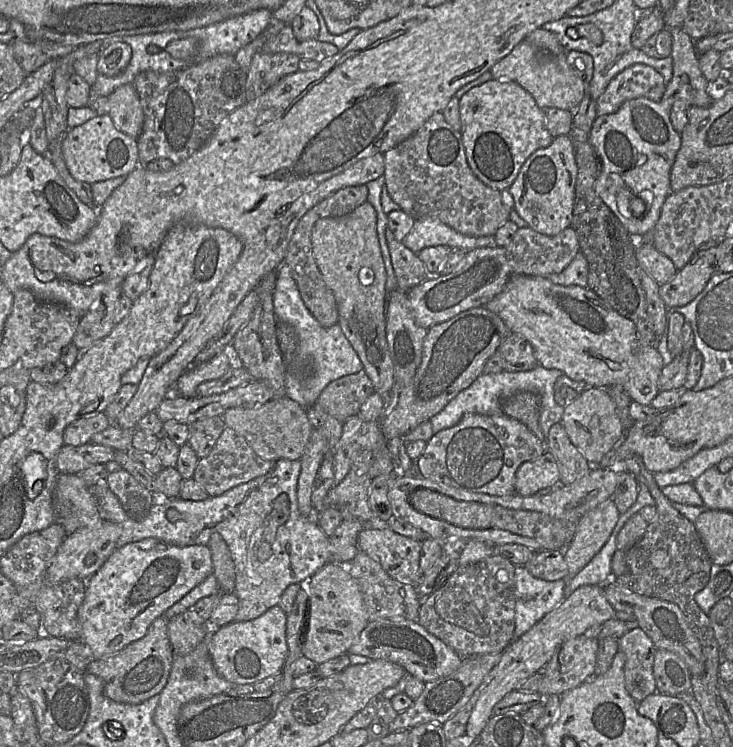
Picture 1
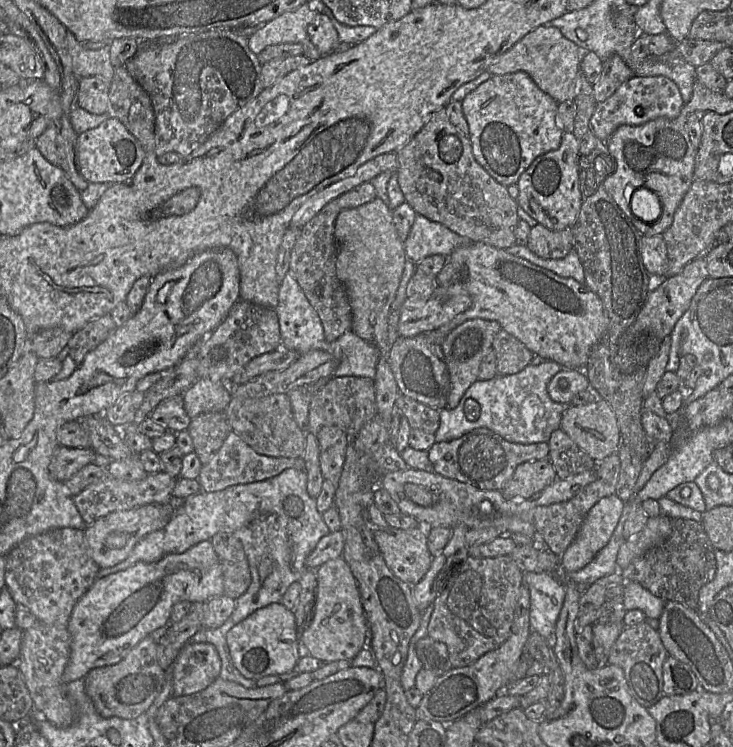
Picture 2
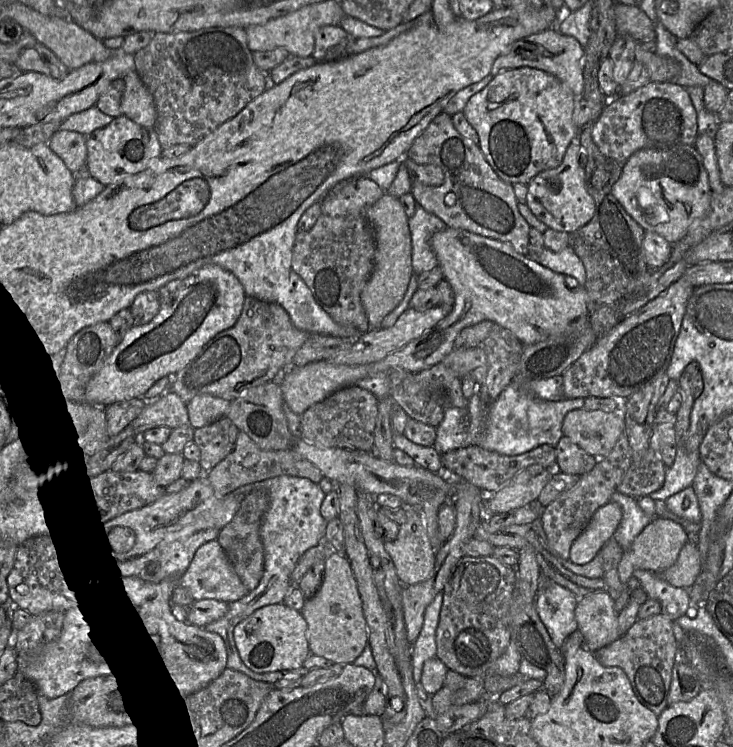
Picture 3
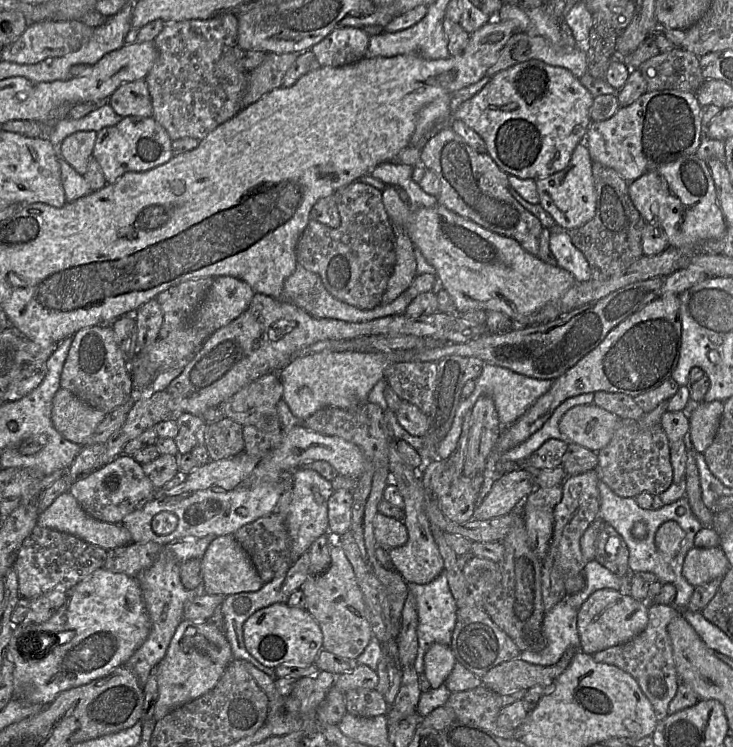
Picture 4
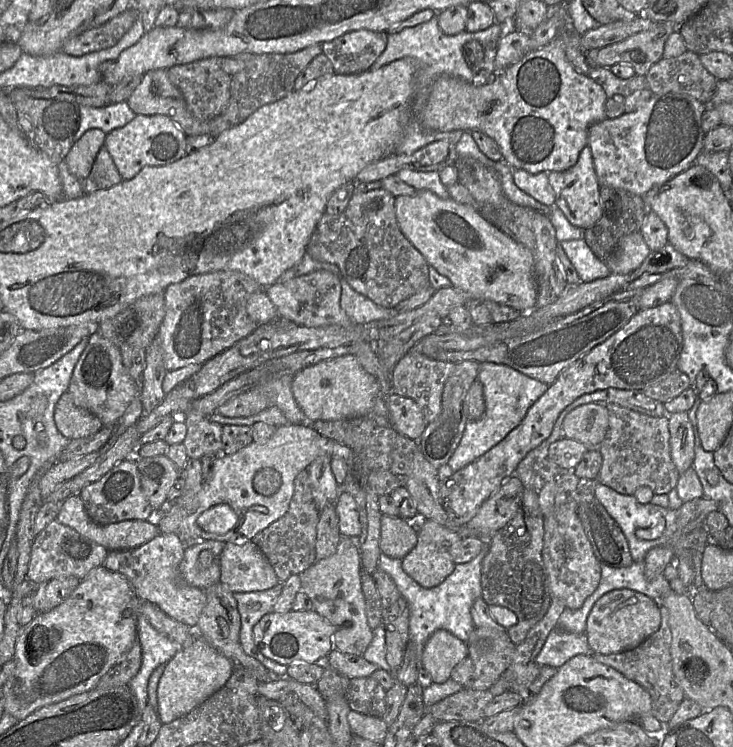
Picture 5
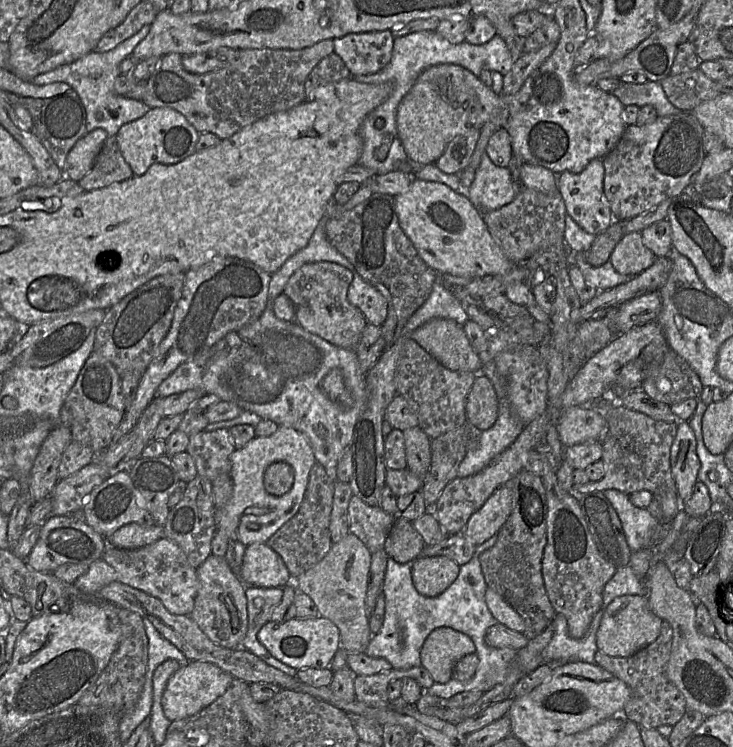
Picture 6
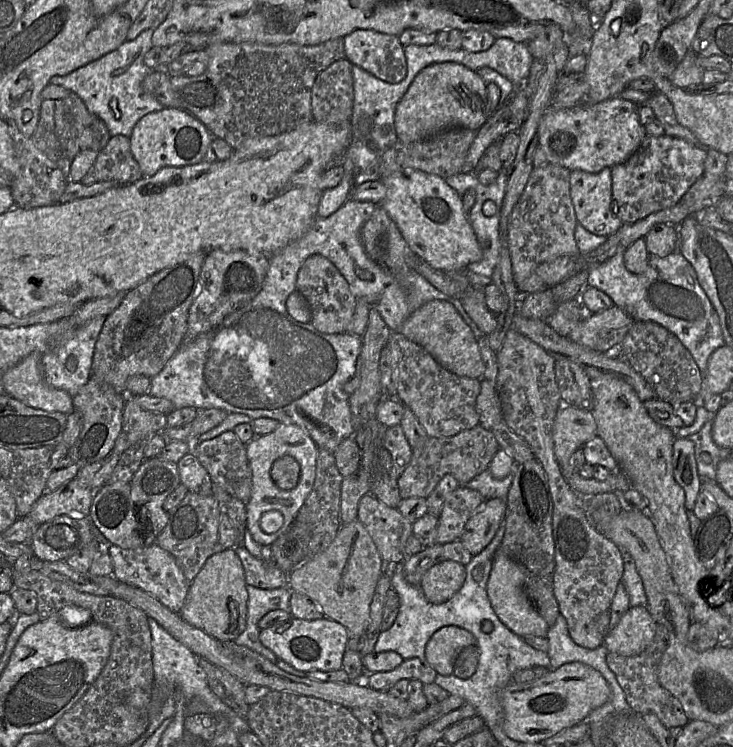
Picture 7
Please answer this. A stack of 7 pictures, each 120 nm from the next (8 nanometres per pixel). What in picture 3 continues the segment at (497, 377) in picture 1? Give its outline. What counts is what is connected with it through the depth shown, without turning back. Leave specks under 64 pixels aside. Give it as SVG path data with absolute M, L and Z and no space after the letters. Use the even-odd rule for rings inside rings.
M519 374L490 405L485 405L478 390L467 399L466 408L444 409L444 416L436 427L433 447L441 455L448 451L478 445L486 450L502 455L519 455L542 444L555 446L561 437L565 415L574 409L583 408L583 398L563 398L556 401L536 397L525 385L526 379Z

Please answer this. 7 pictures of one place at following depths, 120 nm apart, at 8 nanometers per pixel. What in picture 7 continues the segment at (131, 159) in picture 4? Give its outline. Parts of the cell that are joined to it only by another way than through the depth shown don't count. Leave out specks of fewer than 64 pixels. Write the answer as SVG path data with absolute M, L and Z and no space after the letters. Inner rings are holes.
M164 107L140 118L129 138L131 152L143 176L151 176L166 166L181 167L203 161L214 136L188 111Z

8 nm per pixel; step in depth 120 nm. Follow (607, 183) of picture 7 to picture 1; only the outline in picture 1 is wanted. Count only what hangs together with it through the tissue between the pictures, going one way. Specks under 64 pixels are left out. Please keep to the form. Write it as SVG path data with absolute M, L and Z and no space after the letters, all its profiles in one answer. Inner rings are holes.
M569 135L555 137L550 146L535 151L509 187L514 209L528 227L546 236L560 234L571 226L577 180L575 147Z

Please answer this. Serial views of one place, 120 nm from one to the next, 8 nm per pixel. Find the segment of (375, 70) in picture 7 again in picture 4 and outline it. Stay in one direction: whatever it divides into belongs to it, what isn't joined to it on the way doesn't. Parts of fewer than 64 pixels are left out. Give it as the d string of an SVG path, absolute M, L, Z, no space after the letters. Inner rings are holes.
M344 27L333 30L311 51L322 67L340 67L364 58L369 40L370 35L362 28Z

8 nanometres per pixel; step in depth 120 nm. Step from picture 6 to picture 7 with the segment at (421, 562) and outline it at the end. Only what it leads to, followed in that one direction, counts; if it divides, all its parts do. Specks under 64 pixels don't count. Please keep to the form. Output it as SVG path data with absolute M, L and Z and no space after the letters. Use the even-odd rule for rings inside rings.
M451 560L429 568L422 576L419 588L432 604L442 604L454 596L466 578L465 566Z

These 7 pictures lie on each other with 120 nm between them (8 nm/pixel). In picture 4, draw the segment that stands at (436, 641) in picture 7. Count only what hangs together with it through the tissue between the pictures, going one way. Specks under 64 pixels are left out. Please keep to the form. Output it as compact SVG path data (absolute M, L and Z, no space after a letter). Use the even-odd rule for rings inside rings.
M433 643L424 655L424 675L432 689L445 684L456 664L456 658L449 645Z

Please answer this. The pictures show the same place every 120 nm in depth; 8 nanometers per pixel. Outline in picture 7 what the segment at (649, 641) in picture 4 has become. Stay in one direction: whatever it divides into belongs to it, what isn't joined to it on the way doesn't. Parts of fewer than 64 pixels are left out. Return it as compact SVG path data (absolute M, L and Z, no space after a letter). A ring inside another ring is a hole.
M656 622L654 638L645 650L635 656L622 656L609 652L606 656L606 662L615 674L618 683L625 693L626 700L634 713L639 715L653 713L667 728L684 727L690 719L681 702L662 686L658 678L659 663L667 646L668 631L664 625Z

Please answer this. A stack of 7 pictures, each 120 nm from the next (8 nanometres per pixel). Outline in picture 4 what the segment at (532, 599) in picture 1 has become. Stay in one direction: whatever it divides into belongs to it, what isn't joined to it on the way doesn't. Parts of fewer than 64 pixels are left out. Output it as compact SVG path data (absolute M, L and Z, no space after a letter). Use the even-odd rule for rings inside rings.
M566 600L558 602L544 616L545 647L539 652L523 651L519 658L534 665L552 666L567 650L581 650L577 614L578 610Z

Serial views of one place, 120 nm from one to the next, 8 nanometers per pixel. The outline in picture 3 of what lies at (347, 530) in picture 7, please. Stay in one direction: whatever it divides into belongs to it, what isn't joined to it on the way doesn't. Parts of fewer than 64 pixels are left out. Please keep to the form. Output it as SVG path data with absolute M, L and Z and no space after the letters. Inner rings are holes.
M332 551L325 559L325 568L321 585L315 594L306 599L300 610L307 623L306 637L311 654L322 656L333 663L349 664L361 654L368 644L367 624L365 621L362 601L349 560L343 553Z

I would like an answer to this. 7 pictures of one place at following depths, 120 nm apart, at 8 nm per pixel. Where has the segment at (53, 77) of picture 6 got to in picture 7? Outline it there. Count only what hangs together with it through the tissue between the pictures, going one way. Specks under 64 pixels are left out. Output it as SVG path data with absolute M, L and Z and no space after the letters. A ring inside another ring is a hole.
M154 28L143 31L134 40L126 41L119 48L101 58L67 75L52 77L50 84L61 85L76 93L87 109L106 124L111 136L120 134L130 137L140 118L164 108L142 88L144 78L152 71L145 64L144 58L146 53L154 47L153 32Z

